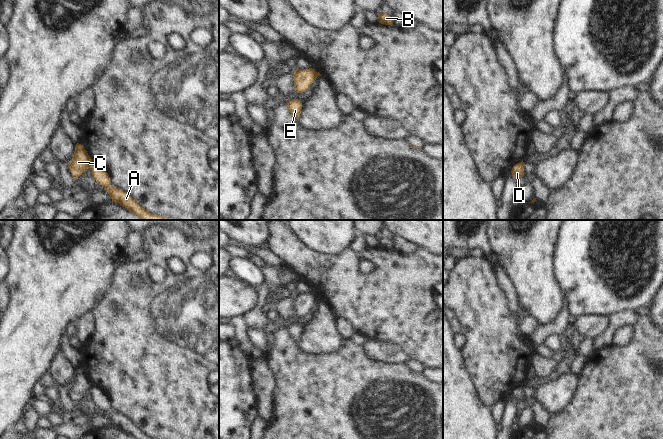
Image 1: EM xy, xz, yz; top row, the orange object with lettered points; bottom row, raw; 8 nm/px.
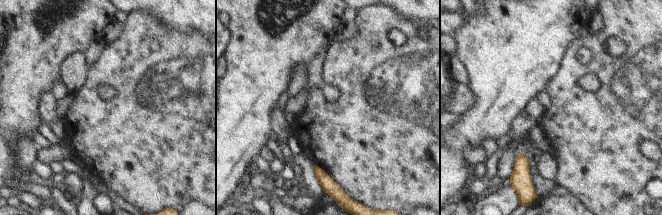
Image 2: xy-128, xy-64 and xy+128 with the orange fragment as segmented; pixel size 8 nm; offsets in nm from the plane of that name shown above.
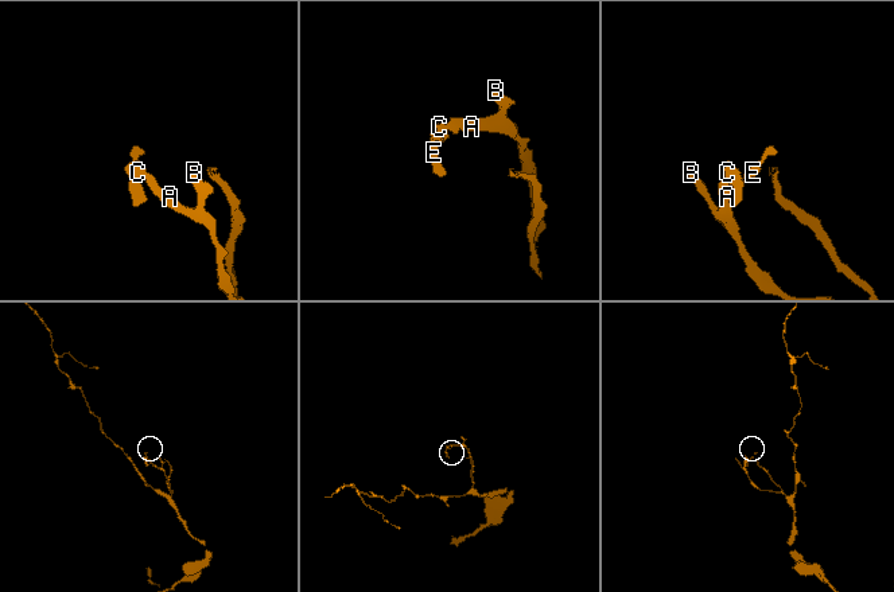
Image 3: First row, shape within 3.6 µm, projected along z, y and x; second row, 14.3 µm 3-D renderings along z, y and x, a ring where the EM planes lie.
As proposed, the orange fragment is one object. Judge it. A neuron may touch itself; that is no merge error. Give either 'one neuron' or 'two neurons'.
two neurons

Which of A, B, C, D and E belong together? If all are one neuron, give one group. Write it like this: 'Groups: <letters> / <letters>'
Groups: A B D / C E.

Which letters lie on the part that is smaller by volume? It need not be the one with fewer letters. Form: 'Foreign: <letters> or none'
Foreign: C, E

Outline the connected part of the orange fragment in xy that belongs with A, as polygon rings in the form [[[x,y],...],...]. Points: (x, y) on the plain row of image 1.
[[[92,386],[89,392],[94,404],[101,409],[105,415],[108,416],[112,426],[119,427],[121,430],[125,431],[135,439],[157,439],[148,436],[145,432],[141,431],[139,427],[135,425],[129,418],[113,410],[111,408],[109,398],[101,389],[96,386]]]

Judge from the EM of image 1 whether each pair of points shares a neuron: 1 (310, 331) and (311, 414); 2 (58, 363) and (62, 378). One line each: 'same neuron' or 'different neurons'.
1: different neurons
2: same neuron

